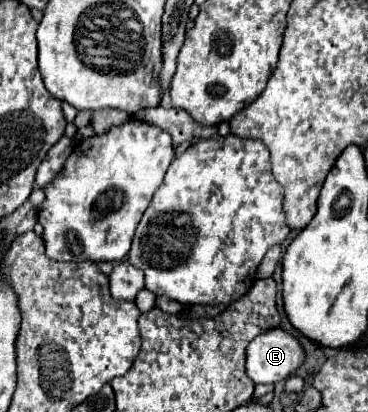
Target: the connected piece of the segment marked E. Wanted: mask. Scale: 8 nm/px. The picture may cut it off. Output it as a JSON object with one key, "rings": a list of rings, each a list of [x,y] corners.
{"rings":[[[270,329],[248,345],[246,373],[254,383],[282,383],[304,363],[302,343],[284,329]]]}

